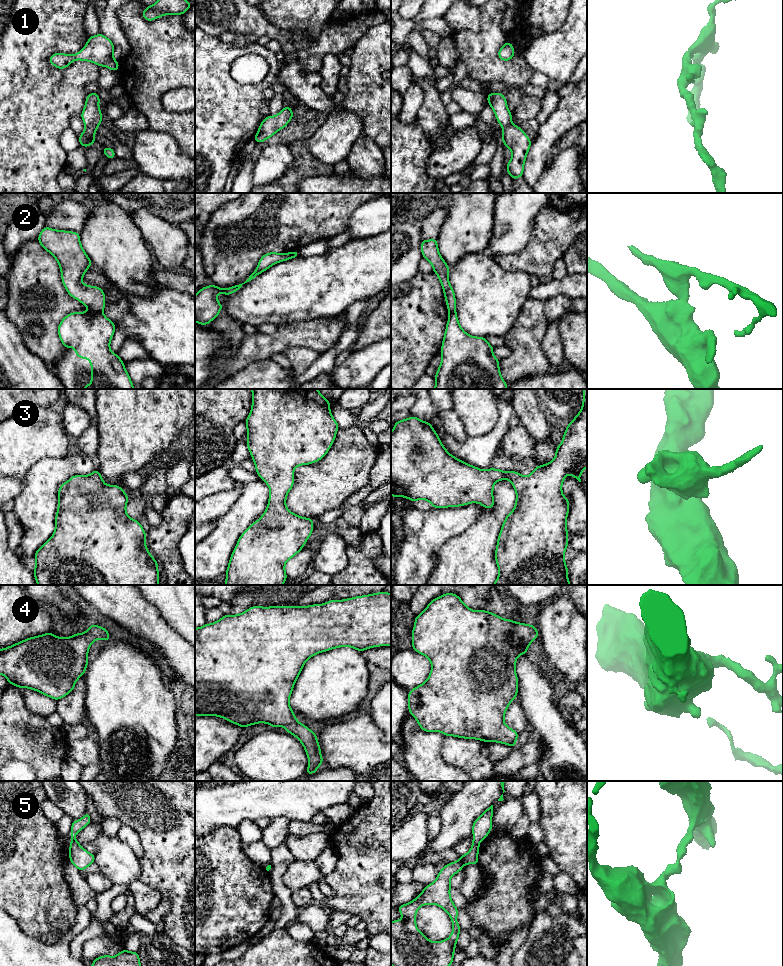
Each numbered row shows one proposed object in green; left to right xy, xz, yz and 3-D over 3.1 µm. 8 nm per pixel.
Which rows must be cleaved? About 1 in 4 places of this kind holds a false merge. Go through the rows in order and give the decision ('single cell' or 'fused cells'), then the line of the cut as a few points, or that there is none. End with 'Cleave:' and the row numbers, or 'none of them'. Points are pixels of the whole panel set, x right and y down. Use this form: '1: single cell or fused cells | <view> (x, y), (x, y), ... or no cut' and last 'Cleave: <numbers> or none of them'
1: single cell | no cut
2: fused cells | xy (89, 310), (101, 313)
3: single cell | no cut
4: single cell | no cut
5: single cell | no cut
Cleave: 2

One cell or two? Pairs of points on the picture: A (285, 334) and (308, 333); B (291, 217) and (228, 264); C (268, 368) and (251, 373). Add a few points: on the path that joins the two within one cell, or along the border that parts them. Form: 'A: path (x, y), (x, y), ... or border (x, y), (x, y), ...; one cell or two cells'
A: path (291, 334), (302, 333); one cell
B: path (275, 229), (244, 251); one cell
C: path (264, 372), (255, 373); one cell

